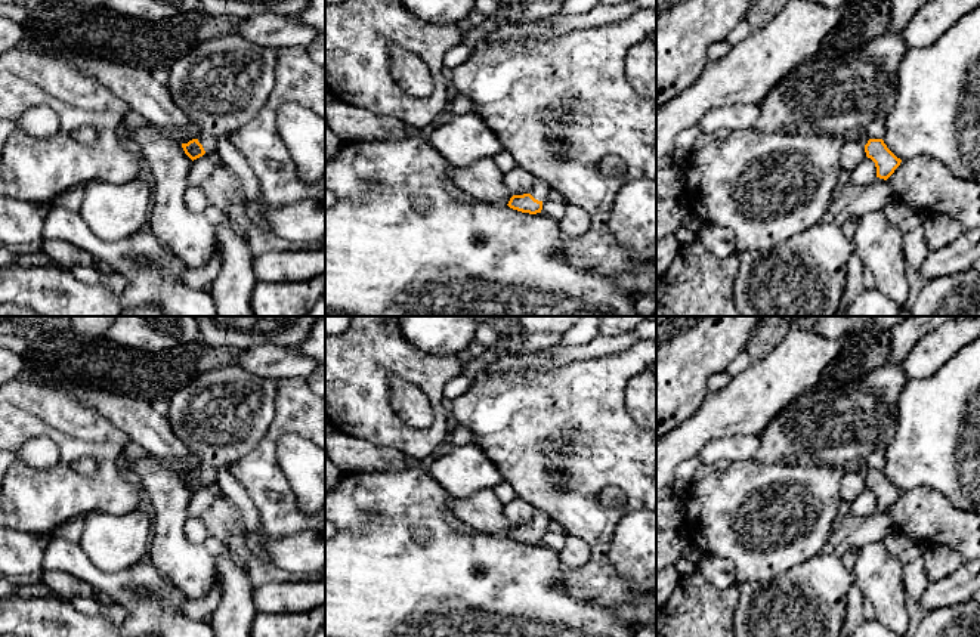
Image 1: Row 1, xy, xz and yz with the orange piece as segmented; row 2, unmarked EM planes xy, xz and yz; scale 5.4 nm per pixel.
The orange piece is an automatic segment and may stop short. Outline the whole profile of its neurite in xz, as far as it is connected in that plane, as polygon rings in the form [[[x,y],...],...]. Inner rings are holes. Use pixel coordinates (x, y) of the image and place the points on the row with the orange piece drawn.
[[[537,177],[529,194],[513,195],[507,205],[522,213],[537,214],[541,213],[542,202],[548,200],[553,191],[553,186],[545,179]]]

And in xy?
[[[235,34],[201,41],[173,62],[167,83],[170,96],[188,120],[201,127],[197,139],[182,143],[192,161],[219,149],[222,137],[229,137],[260,112],[276,81],[275,67],[276,50]]]

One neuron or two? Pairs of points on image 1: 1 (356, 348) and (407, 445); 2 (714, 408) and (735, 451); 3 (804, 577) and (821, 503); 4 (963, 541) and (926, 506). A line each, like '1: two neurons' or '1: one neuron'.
1: one neuron
2: two neurons
3: two neurons
4: one neuron

